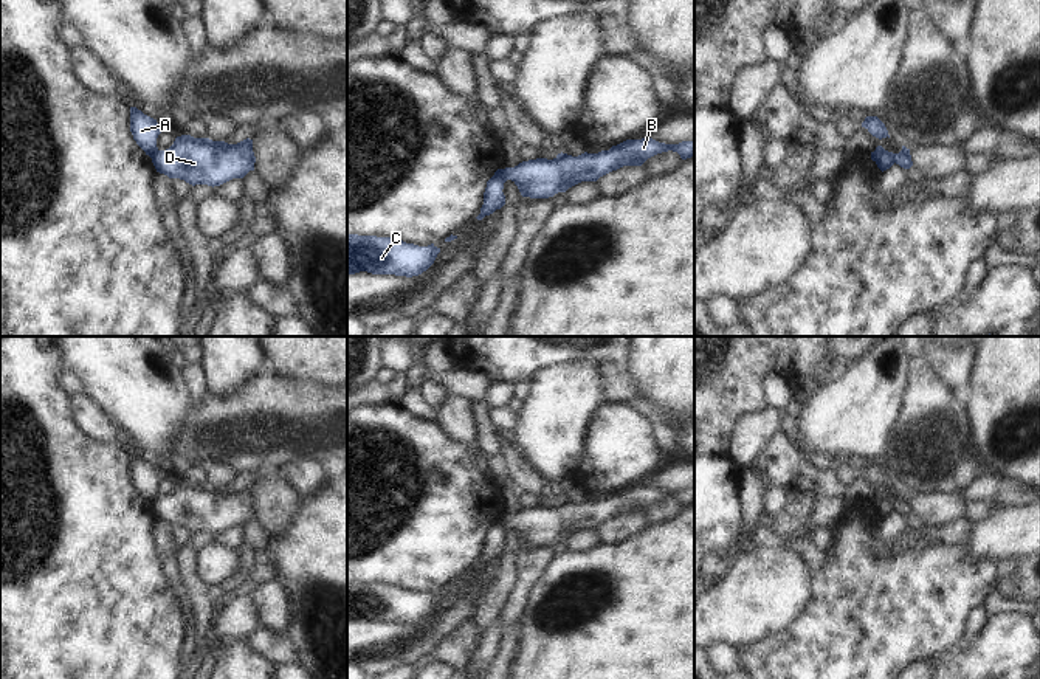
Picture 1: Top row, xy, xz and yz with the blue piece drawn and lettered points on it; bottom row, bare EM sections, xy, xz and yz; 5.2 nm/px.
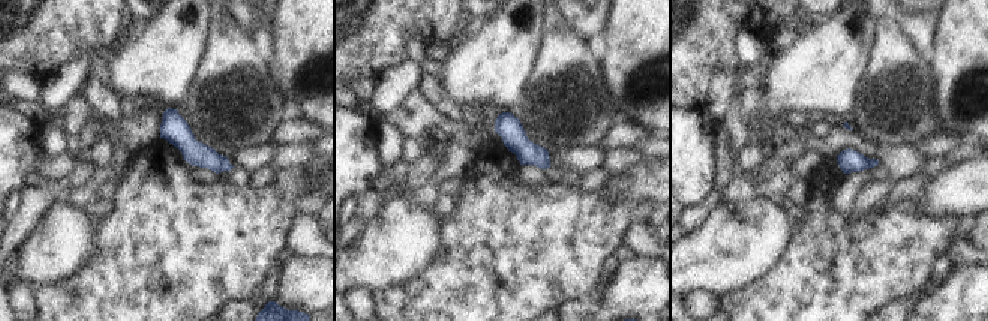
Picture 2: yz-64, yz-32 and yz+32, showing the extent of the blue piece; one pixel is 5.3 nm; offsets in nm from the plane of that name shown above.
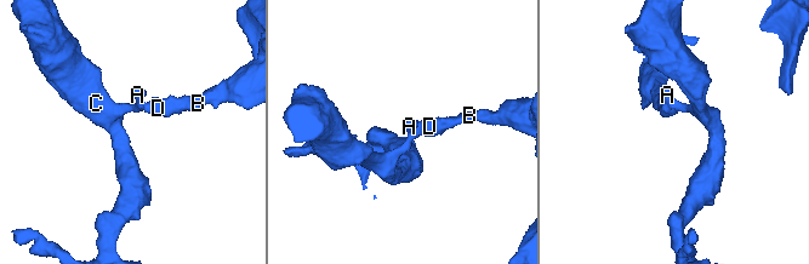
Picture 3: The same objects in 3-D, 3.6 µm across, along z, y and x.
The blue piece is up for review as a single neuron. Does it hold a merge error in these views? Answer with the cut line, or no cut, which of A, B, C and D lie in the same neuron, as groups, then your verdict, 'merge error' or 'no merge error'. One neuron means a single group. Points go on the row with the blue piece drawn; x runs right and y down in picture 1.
yz (876, 148), (882, 149), (895, 161) | A C / B D | merge error

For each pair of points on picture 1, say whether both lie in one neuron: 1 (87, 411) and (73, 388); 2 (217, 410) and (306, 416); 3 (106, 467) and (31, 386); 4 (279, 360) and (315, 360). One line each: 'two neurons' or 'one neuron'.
1: two neurons
2: one neuron
3: one neuron
4: one neuron

